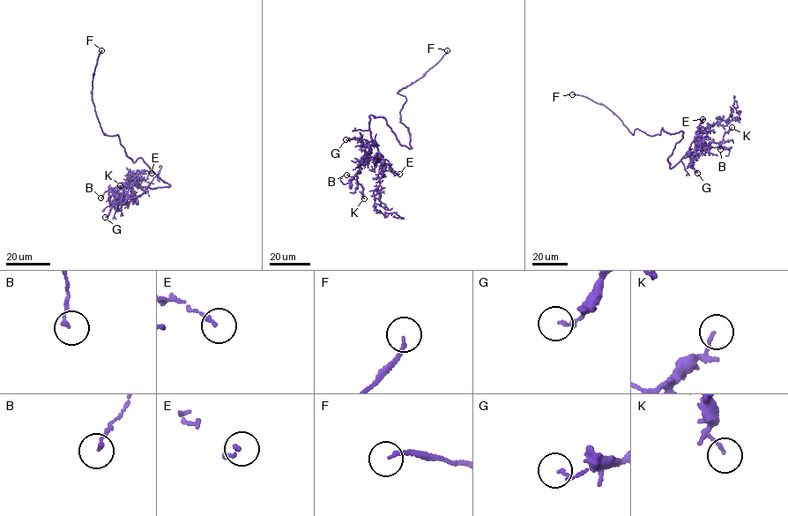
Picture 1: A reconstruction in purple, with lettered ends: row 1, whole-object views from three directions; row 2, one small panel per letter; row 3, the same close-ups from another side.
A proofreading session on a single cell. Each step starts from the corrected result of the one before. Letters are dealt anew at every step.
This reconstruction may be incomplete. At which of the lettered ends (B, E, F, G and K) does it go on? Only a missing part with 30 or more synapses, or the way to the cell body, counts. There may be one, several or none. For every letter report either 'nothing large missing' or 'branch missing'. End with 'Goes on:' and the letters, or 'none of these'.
B: nothing large missing
E: nothing large missing
F: branch missing
G: nothing large missing
K: nothing large missing
Goes on: F

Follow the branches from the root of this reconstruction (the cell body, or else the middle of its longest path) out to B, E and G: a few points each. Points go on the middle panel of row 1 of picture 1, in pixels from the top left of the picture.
B: (405, 145), (400, 144), (385, 119), (370, 115), (372, 144), (369, 153), (362, 157), (359, 173), (346, 175)
E: (405, 145), (400, 144), (385, 119), (370, 115), (372, 143), (384, 163), (399, 174)
G: (405, 145), (400, 144), (385, 119), (371, 115), (369, 126), (372, 140), (366, 145), (353, 138), (345, 139)

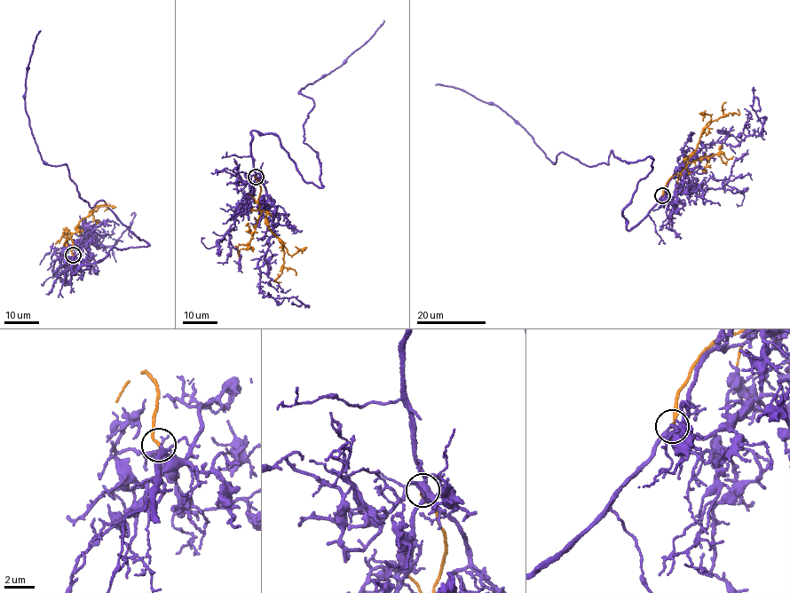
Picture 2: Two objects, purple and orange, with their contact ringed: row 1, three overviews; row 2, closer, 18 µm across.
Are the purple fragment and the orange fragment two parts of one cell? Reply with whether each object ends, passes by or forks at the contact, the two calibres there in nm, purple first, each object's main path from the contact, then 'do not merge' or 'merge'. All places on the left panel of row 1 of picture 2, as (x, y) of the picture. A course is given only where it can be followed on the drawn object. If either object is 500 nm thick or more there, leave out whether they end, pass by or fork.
purple passes by; orange ends; calibres 140 and 160 nm; course purple (74, 255), (75, 274), (113, 247), (148, 245), (42, 159), (25, 106), (40, 31); course orange (73, 255), (73, 242), (69, 237), (76, 231), (79, 221), (94, 210); merge

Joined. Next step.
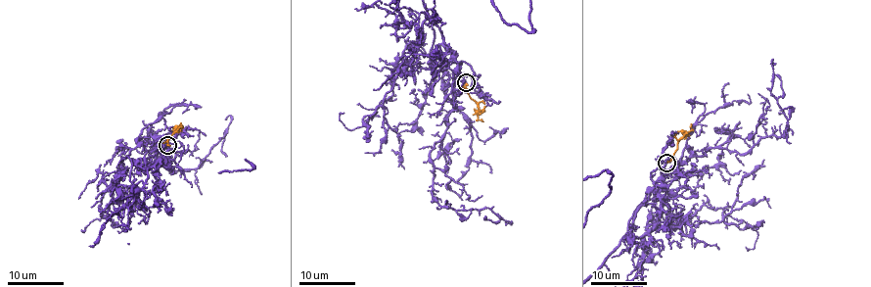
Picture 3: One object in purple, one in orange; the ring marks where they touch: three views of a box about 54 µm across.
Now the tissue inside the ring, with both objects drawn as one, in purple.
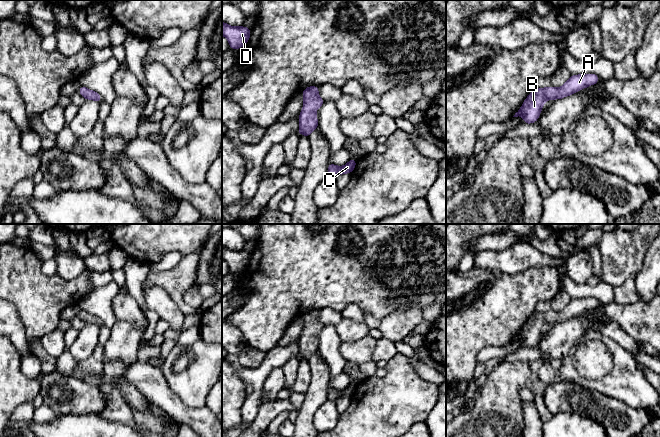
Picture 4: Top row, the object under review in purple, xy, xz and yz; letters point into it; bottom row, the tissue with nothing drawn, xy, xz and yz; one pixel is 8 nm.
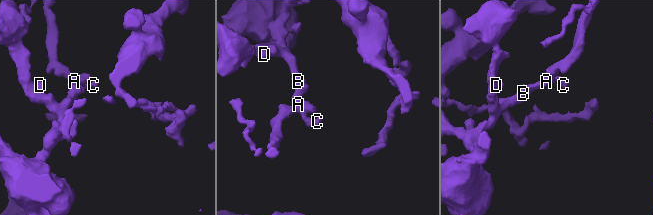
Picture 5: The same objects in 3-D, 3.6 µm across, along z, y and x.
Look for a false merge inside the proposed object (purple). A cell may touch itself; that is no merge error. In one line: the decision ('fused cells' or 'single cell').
single cell

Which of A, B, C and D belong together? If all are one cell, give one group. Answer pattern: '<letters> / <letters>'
A B C D

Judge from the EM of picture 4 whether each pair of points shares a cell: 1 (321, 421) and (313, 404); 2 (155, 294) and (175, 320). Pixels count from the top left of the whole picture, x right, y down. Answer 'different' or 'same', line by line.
1: different
2: same

